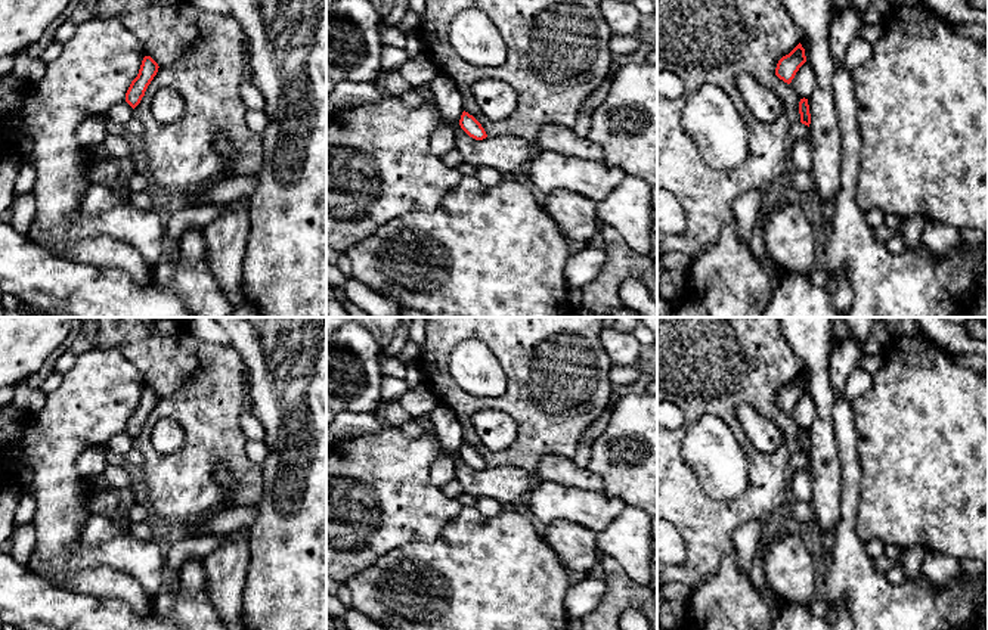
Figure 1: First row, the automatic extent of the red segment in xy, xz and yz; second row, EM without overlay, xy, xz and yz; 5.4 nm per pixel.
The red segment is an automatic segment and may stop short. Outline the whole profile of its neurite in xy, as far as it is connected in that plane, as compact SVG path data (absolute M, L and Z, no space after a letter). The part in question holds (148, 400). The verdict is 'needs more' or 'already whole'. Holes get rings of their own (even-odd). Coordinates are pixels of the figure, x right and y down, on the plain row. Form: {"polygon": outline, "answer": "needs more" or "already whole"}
{"polygon": "M145 387L139 400L137 407L131 412L127 423L126 423L126 432L134 440L142 428L145 426L145 422L154 407L158 403L158 394L151 388Z", "answer": "already whole"}

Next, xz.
{"polygon": "M465 441L461 446L459 456L470 468L476 471L483 471L487 468L481 454Z", "answer": "already whole"}

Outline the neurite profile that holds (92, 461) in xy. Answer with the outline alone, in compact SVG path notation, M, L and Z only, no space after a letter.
M90 447L80 453L77 459L77 472L83 478L89 480L92 477L102 475L106 463L103 447Z

